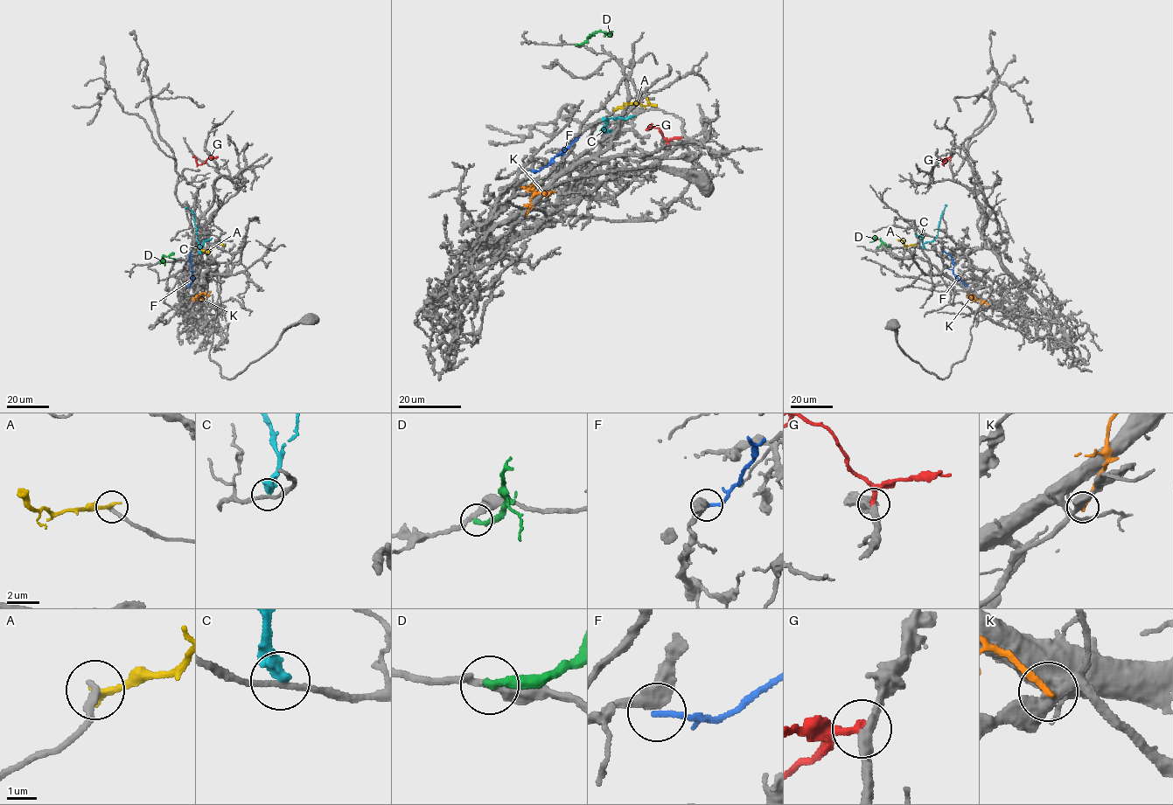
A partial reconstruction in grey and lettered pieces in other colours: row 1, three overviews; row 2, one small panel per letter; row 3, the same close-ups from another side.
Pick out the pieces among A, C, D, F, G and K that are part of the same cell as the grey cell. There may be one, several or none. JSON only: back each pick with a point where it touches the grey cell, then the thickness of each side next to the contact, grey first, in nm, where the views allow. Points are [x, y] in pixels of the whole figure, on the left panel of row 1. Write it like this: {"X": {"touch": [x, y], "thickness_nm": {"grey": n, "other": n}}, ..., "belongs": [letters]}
{"G": {"touch": [211, 156], "thickness_nm": {"grey": 280, "other": 280}}, "belongs": ["G"]}

